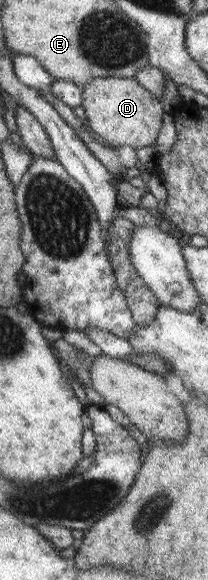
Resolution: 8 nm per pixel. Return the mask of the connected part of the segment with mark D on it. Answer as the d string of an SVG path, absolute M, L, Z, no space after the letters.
M93 78L82 87L85 127L111 148L154 145L162 126L163 106L159 98L133 78Z

